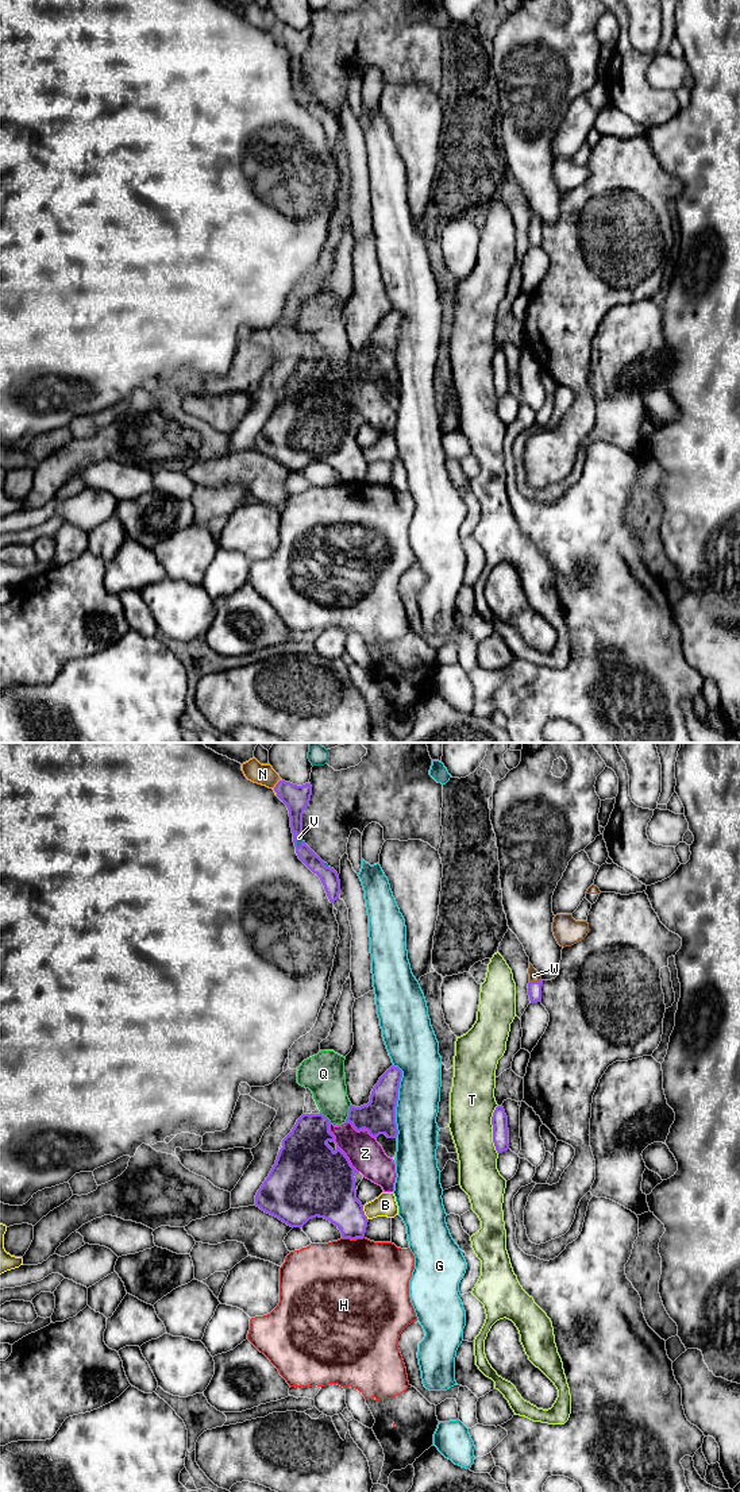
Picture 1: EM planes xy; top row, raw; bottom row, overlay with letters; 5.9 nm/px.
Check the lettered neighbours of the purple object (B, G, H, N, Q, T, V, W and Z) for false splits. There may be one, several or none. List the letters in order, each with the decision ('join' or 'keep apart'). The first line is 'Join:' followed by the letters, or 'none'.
Join: N, V, W
B: keep apart
G: keep apart
H: keep apart
N: join
Q: keep apart
T: keep apart
V: join
W: join
Z: keep apart

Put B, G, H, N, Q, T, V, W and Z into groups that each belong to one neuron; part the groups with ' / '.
B / G / H / N V W / Q Z / T

